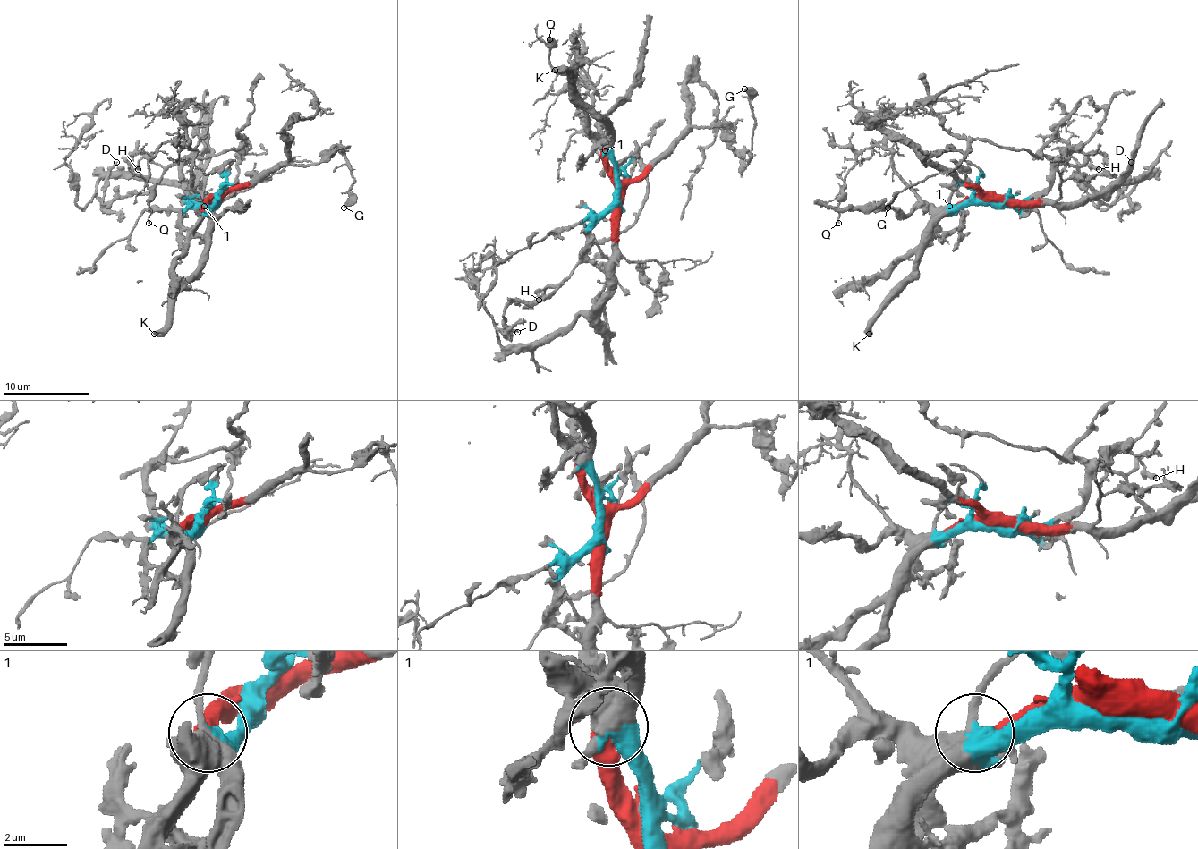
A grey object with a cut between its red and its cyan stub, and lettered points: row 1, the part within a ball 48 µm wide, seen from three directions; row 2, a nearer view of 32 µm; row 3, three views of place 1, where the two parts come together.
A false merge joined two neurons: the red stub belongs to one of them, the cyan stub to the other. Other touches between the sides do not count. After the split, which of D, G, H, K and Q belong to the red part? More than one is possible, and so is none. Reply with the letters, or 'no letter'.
G, Q

